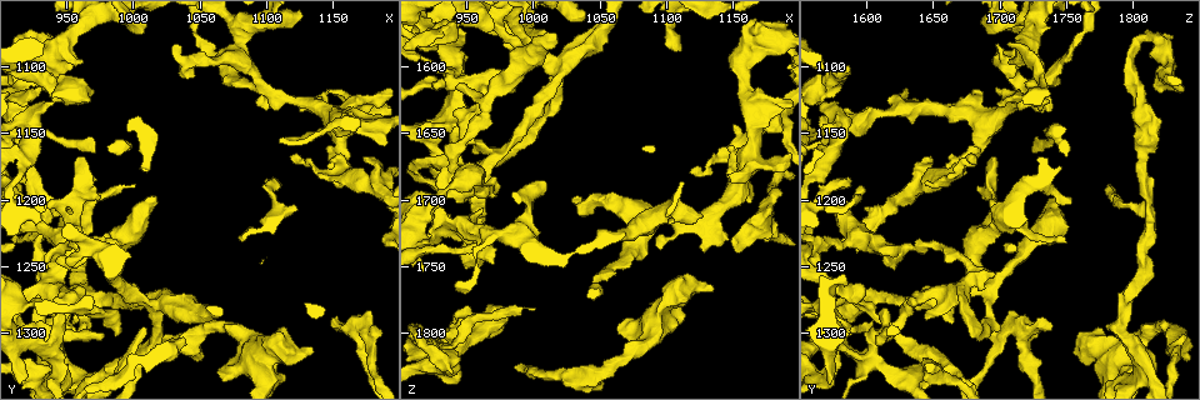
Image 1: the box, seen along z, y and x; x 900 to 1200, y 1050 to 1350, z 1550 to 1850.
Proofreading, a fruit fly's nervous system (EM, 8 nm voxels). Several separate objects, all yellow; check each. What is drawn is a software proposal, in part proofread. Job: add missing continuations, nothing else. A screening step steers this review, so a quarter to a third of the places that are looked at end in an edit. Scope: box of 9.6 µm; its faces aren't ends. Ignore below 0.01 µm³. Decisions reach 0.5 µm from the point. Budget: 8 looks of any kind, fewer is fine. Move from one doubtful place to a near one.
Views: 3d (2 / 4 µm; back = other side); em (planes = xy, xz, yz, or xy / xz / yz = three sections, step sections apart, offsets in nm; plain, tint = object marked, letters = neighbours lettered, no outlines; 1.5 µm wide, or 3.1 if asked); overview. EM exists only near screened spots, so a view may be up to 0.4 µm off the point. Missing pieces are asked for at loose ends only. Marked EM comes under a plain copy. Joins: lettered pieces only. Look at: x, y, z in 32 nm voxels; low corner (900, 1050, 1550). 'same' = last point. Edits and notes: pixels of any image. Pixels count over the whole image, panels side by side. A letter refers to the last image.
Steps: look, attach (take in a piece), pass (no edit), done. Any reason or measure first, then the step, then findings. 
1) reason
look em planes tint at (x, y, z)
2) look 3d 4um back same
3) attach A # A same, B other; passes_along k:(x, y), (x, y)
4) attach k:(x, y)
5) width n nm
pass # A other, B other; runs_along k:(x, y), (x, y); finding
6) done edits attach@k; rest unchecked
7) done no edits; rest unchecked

tapers out
look em planes letters at (1120, 1166, 1680)

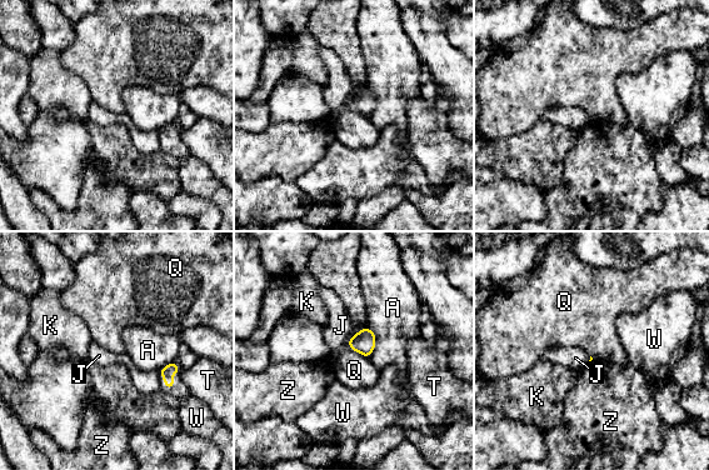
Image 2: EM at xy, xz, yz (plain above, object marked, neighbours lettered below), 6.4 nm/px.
pass # A other, J other, K other, Q other, T other, W other, Z other; none of them fits

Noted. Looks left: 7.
stops while still wide
look 3d 4um back at (1134, 1314, 1770)

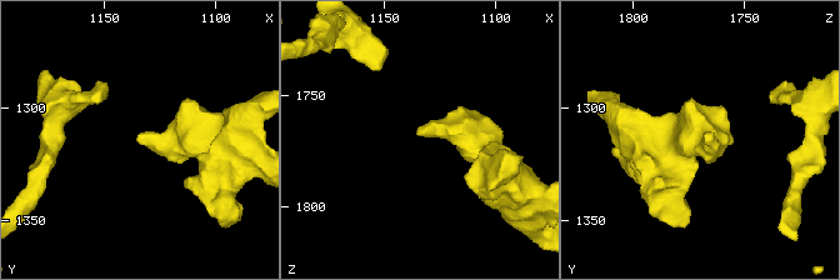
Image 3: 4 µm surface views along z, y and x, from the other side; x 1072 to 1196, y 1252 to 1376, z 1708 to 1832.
now the EM
look em planes letters at (1136, 1311, 1769)

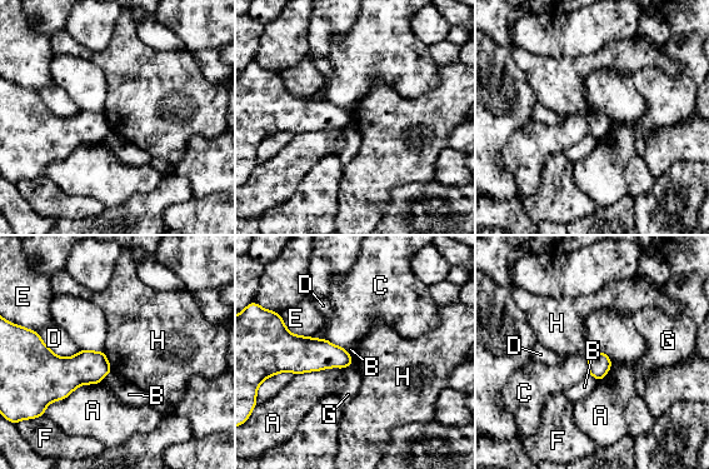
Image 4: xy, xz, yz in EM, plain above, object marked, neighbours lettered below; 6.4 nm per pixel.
pass # A other, B other, C other, D other, E other, F other, G other, H other; border 4:(103, 350), (111, 370); none of them fits

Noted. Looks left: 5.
an open end
look em planes letters at (1110, 1188, 1586)

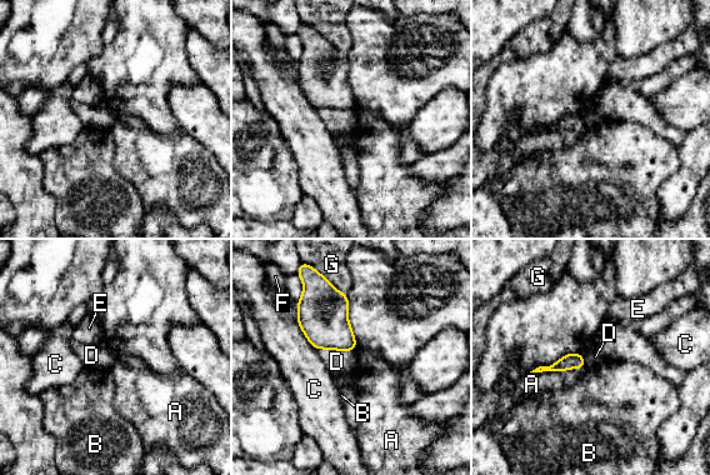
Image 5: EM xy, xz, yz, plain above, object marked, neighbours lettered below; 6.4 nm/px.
width 100 nm
pass # A other, B other, C other, D other, E other, F other, G other; border 5:(585, 364), (580, 368), (530, 373); none of them fits

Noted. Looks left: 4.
done no edits; rest unchecked

